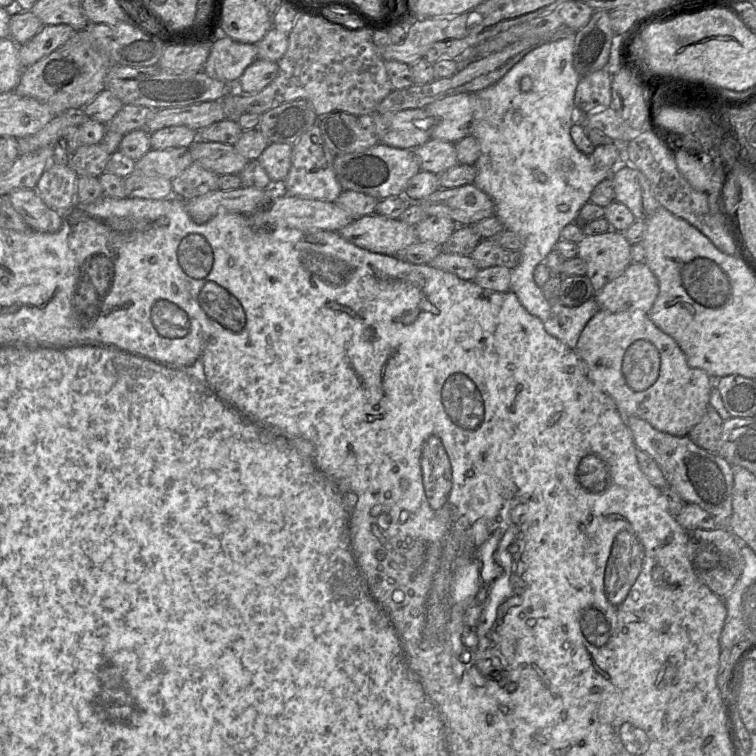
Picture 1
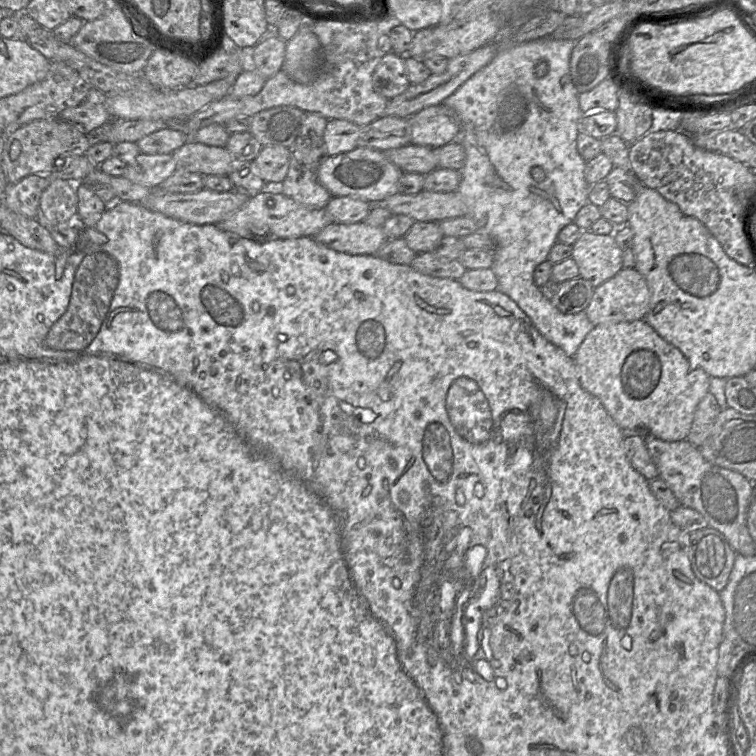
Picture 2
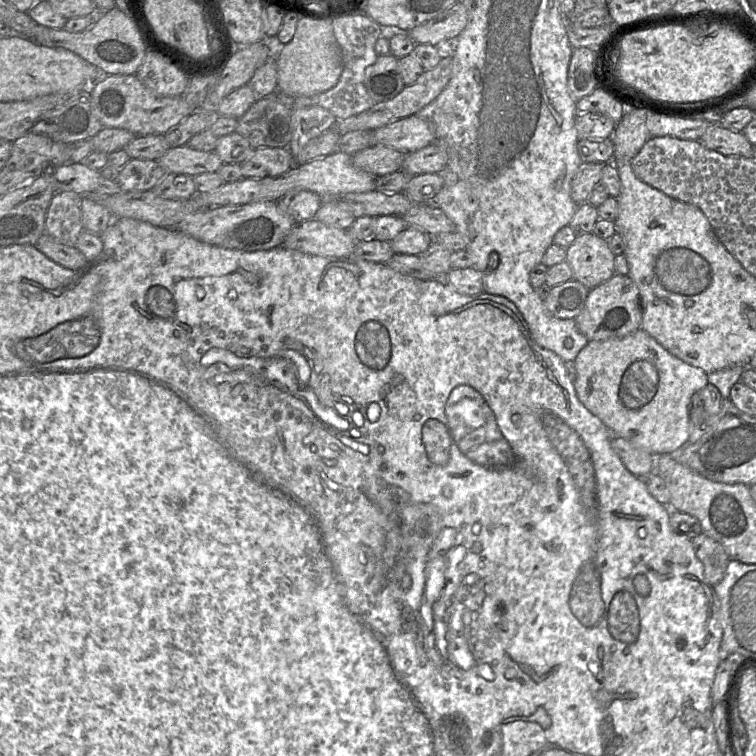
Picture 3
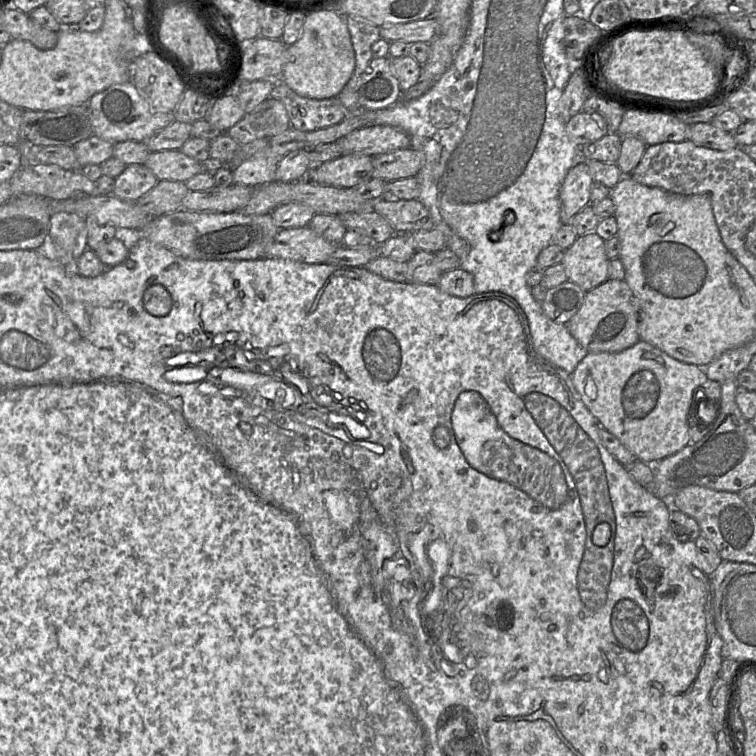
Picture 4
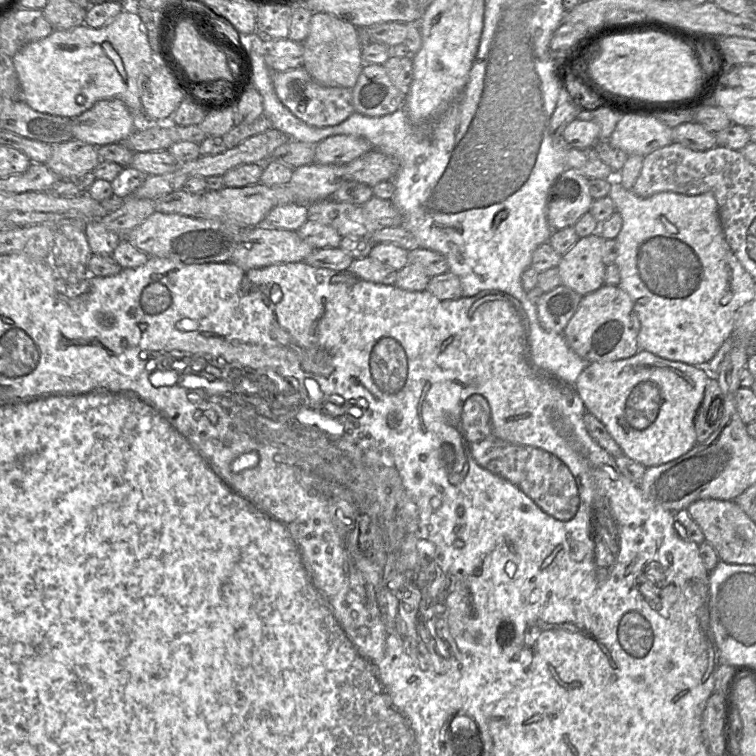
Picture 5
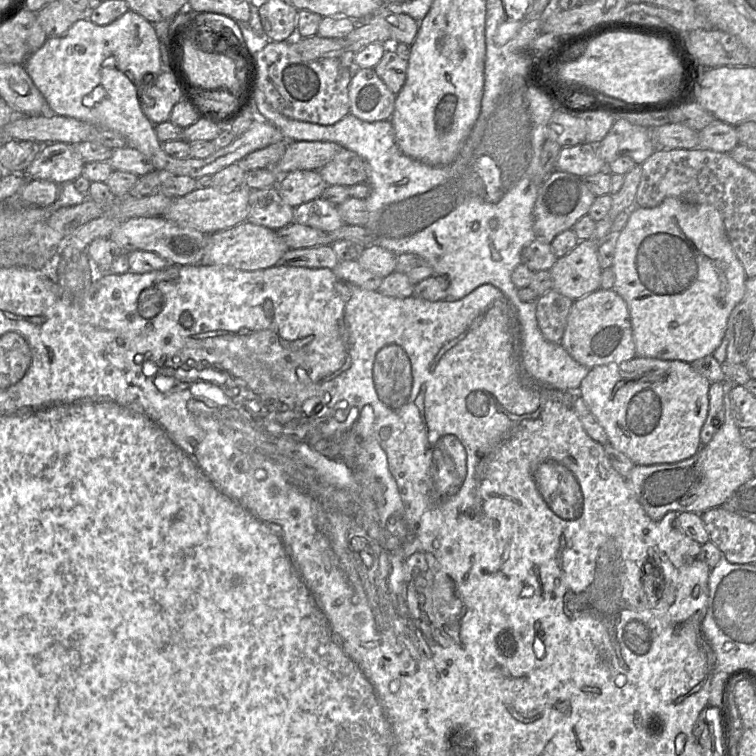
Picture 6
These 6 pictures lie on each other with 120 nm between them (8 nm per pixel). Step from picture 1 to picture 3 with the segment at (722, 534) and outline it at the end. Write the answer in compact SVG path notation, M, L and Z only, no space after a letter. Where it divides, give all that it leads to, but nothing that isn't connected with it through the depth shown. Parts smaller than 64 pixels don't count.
M705 533L691 538L695 554L703 564L704 577L710 585L716 585L724 576L730 558L723 546Z

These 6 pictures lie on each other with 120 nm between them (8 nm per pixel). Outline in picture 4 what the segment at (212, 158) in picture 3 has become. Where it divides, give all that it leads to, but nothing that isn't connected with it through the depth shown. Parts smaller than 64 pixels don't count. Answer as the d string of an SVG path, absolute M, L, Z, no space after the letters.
M180 150L151 152L144 165L148 167L159 181L186 182L206 169L206 164L188 157Z

